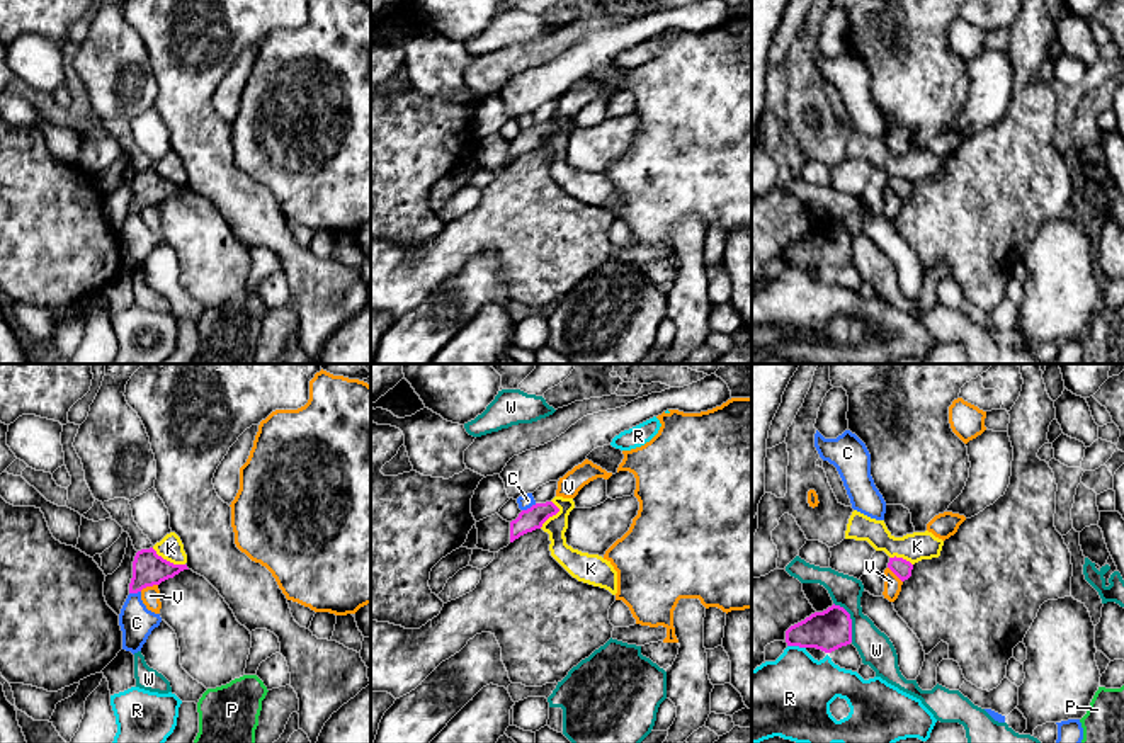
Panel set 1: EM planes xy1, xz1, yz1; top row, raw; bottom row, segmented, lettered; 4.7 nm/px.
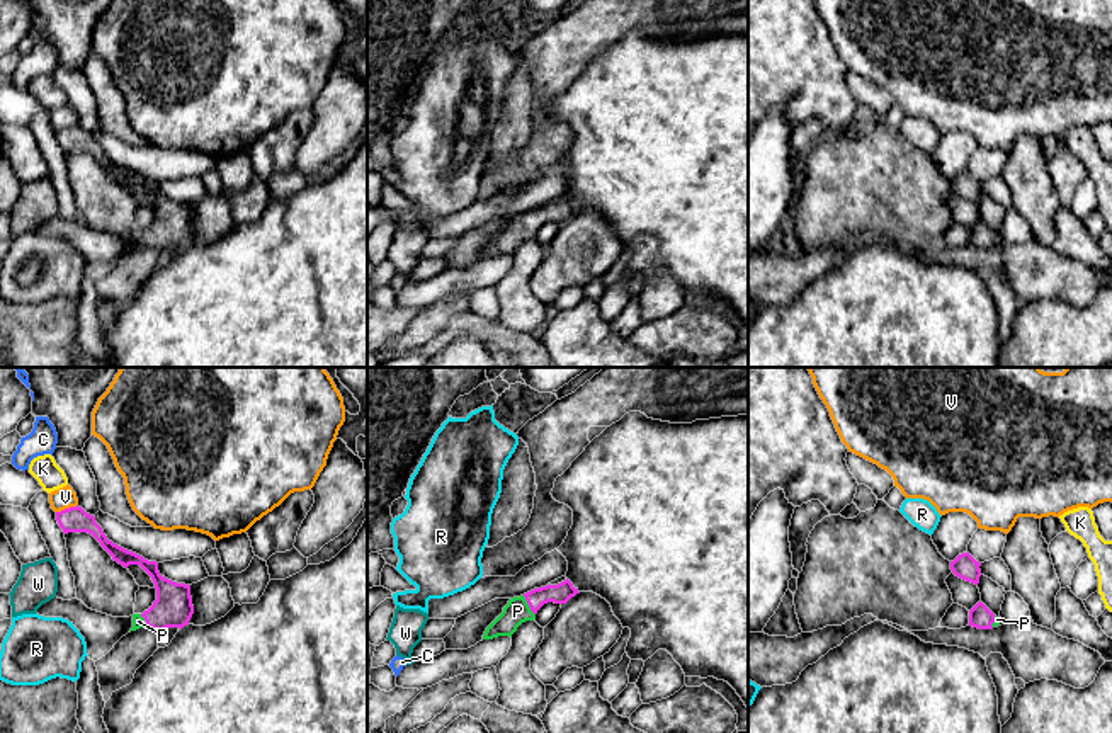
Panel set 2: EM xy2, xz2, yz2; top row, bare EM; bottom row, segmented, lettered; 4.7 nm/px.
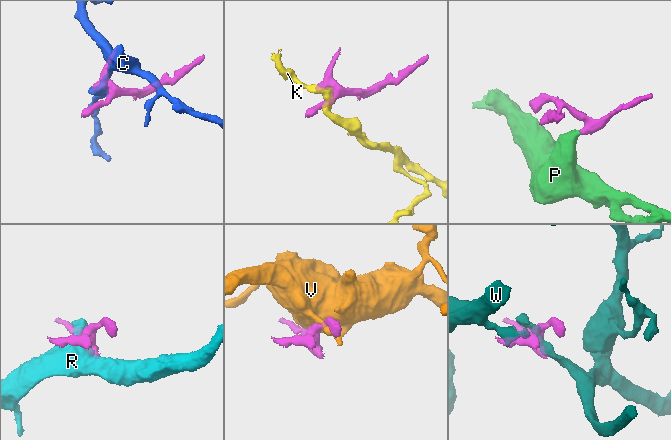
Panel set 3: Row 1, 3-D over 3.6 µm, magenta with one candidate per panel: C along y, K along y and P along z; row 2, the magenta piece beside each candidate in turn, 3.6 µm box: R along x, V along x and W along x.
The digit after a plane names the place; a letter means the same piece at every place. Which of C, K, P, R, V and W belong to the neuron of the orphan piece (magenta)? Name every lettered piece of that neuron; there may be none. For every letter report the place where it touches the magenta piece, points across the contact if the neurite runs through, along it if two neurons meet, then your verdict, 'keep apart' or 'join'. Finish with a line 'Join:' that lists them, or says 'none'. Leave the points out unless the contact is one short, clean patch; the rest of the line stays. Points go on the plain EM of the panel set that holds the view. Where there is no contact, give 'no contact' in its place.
C: xz1 (531, 126) | along xz1 (536, 123), (522, 130) | keep apart
K: xy1 (169, 181) | along xy1 (152, 167), (164, 177), (184, 184) | keep apart
P: xz2 (529, 225) | across xz2 (560, 213), (539, 215), (529, 225), (517, 230) | join
R: yz1 (796, 264) | keep apart
V: xy2 (67, 128) | keep apart
W: yz1 (851, 240) | along yz1 (834, 221), (849, 233), (852, 260) | keep apart
Join: P

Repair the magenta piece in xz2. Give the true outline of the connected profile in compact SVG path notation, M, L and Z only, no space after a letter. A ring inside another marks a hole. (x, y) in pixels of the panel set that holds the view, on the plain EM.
M566 197L558 204L546 204L541 207L534 207L520 216L513 216L503 226L503 231L486 247L483 259L493 259L498 255L510 255L517 250L517 247L525 240L534 240L537 230L547 223L566 223L571 216L575 216L578 207Z

